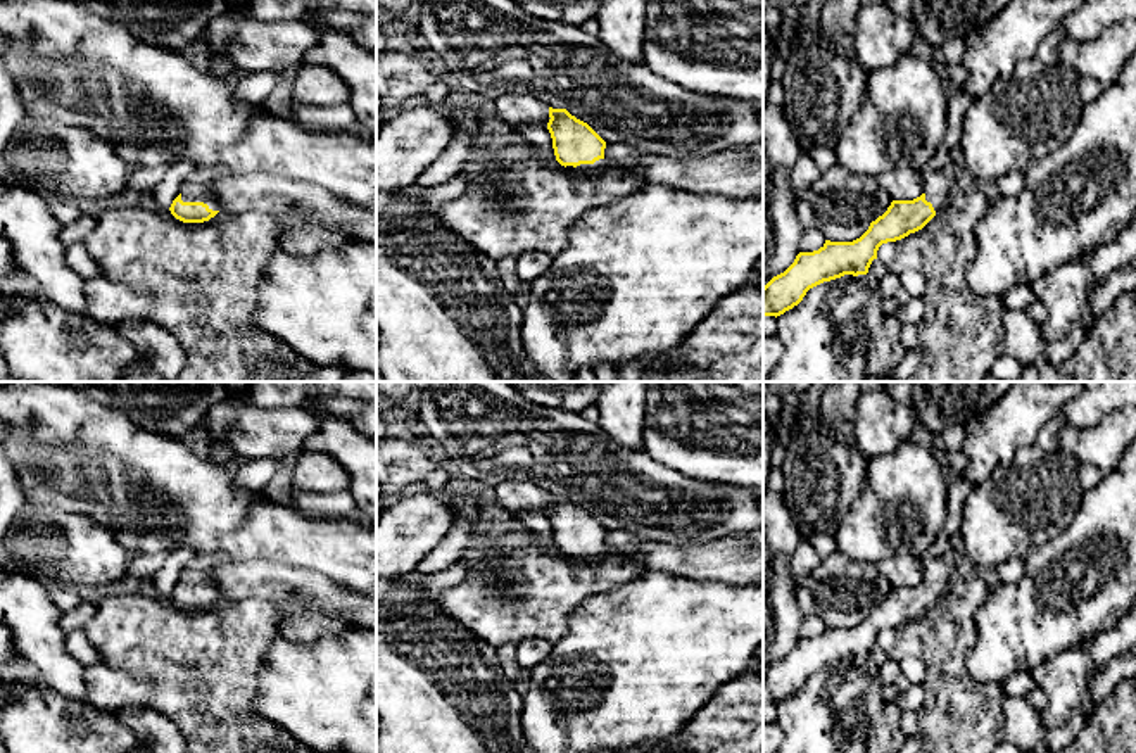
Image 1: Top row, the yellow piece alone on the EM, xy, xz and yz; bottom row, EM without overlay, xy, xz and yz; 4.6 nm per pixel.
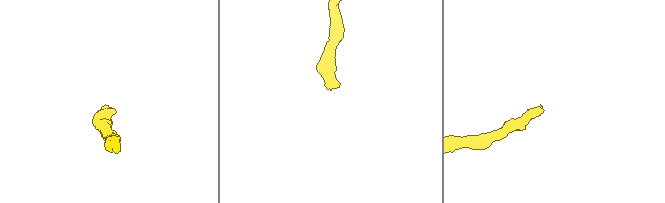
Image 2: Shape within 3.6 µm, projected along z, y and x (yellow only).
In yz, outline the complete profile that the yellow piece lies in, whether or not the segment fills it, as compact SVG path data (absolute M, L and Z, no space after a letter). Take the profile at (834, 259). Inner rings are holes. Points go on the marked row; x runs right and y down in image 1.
M953 162L924 176L924 193L913 200L893 200L853 242L830 242L813 252L799 252L794 263L763 287L763 318L780 316L798 306L806 292L844 275L867 275L882 244L922 230L948 204L955 185Z

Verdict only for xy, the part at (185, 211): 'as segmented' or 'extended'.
extended

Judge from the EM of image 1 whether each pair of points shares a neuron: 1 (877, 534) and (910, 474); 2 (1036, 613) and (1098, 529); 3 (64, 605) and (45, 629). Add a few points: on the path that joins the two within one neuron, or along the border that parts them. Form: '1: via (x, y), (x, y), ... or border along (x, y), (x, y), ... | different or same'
1: via (884, 518), (905, 494), (905, 489) | same
2: via (1057, 593), (1086, 563), (1086, 556), (1093, 550) | same
3: border along (47, 589), (52, 601), (63, 612) | different

